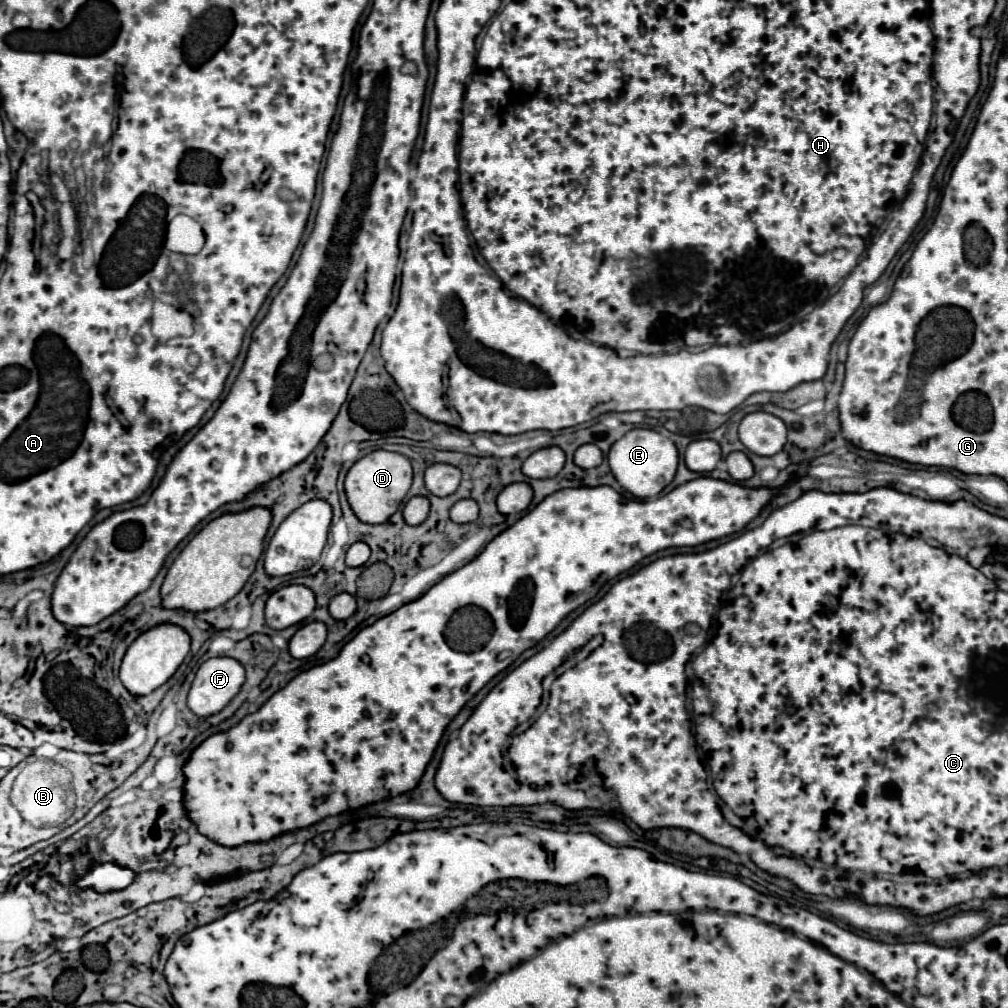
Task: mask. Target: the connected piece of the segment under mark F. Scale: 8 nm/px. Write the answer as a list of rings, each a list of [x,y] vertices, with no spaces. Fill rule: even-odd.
[[[216,657],[202,663],[188,693],[188,707],[198,717],[220,713],[240,691],[245,669],[230,657]]]

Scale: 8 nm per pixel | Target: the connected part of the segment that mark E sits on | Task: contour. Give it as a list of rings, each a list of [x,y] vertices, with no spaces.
[[[632,429],[612,445],[608,453],[608,465],[624,491],[632,493],[638,499],[648,499],[656,497],[674,479],[678,465],[678,449],[668,437],[660,435],[658,431]]]

